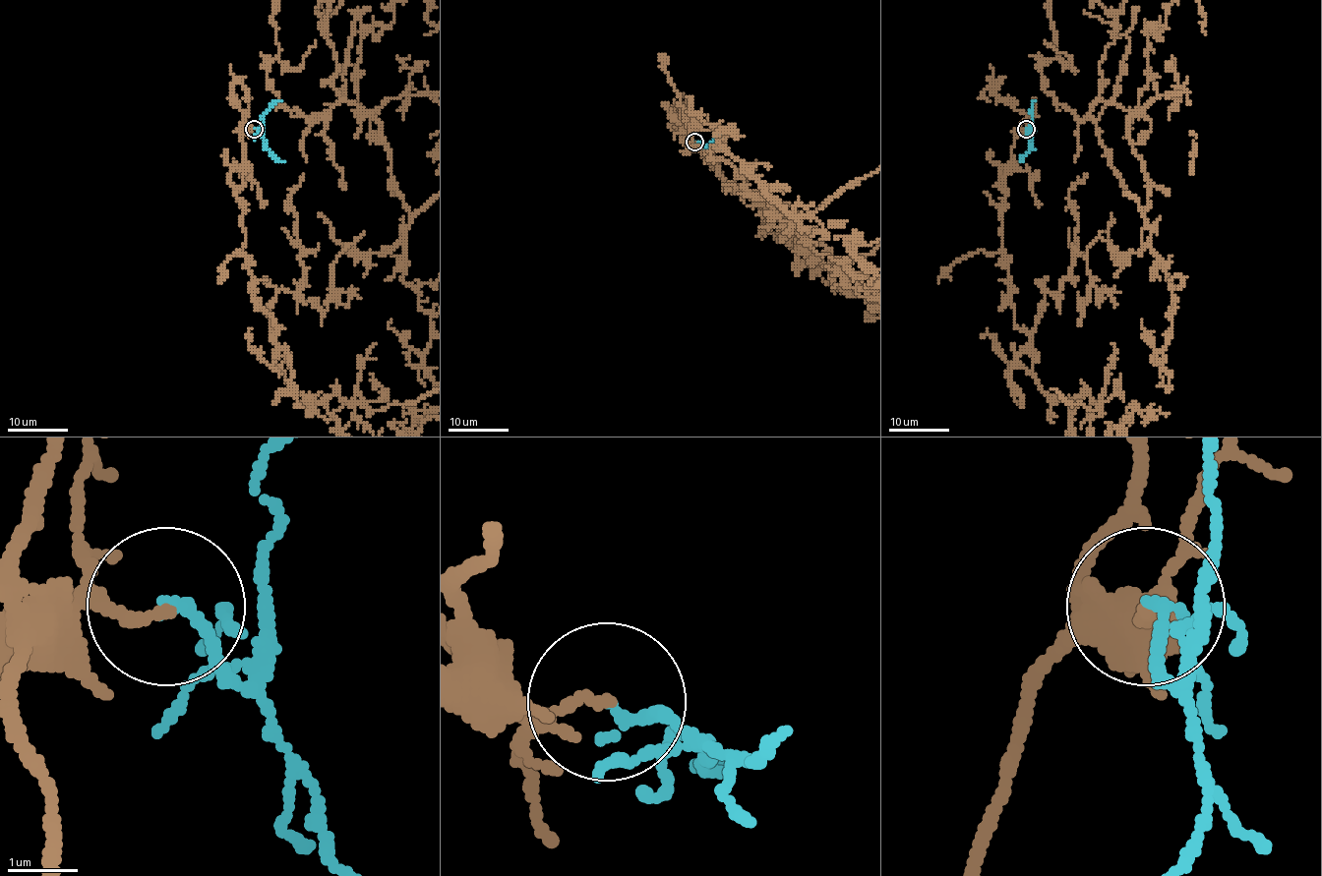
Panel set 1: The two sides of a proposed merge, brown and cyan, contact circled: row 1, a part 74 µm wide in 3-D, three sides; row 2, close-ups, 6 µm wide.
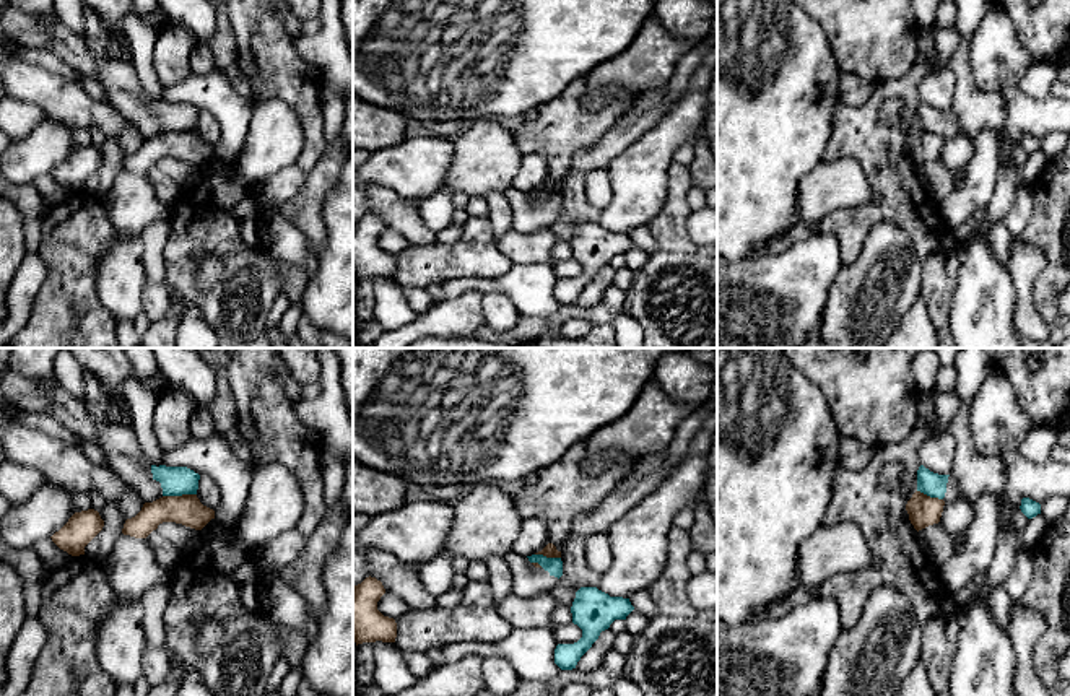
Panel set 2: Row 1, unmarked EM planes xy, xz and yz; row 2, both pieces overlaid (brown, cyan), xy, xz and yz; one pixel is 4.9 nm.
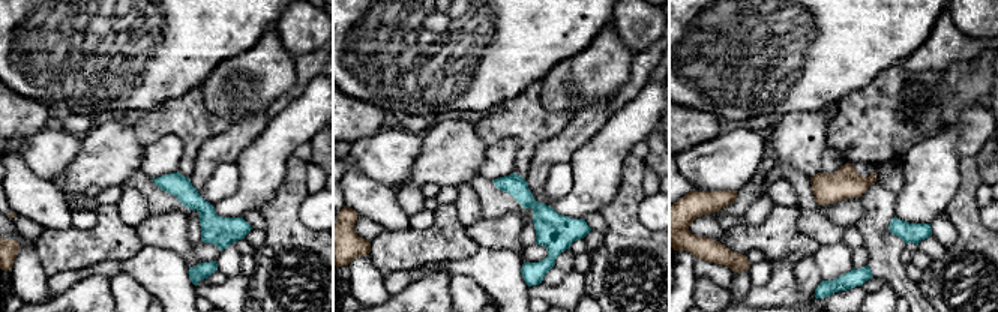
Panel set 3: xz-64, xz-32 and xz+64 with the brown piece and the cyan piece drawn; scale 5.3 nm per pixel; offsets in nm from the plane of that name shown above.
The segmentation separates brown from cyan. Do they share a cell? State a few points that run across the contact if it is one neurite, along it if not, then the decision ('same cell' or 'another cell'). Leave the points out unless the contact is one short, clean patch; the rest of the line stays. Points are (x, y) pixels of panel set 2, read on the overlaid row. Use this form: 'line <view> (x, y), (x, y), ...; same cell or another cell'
line xy (195, 493), (163, 496); another cell

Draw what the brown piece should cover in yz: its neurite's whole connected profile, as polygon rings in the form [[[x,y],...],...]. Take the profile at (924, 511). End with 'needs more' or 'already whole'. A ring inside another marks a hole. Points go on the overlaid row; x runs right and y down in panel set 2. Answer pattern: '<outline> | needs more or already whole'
[[[916,491],[906,504],[909,520],[919,532],[929,525],[938,524],[943,512],[945,501],[930,498],[920,491]]] | already whole

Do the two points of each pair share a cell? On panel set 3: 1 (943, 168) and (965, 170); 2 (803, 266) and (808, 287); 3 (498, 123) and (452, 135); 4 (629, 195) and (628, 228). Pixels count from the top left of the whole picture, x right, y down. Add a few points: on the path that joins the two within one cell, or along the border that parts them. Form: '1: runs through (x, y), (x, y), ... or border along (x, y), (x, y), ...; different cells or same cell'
1: border along (961, 159), (959, 186), (949, 203); different cells
2: runs through (806, 270), (808, 282); same cell
3: border along (473, 125), (477, 135), (486, 144); different cells
4: runs through (628, 203), (628, 221); same cell

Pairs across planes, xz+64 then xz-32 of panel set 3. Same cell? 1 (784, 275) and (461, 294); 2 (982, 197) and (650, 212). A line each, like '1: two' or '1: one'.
1: two
2: two

